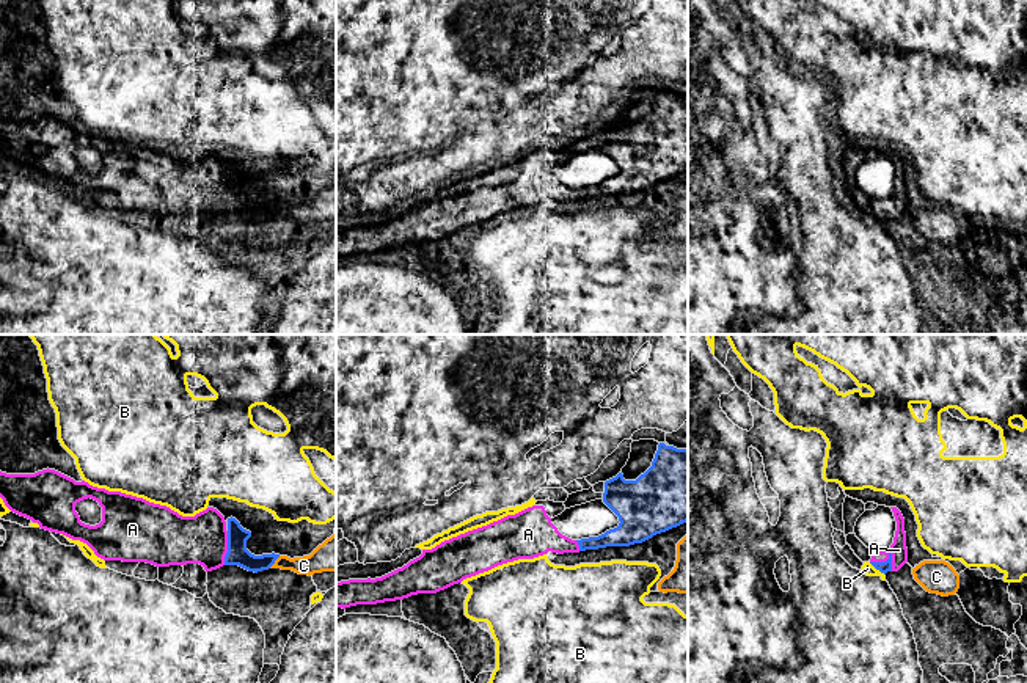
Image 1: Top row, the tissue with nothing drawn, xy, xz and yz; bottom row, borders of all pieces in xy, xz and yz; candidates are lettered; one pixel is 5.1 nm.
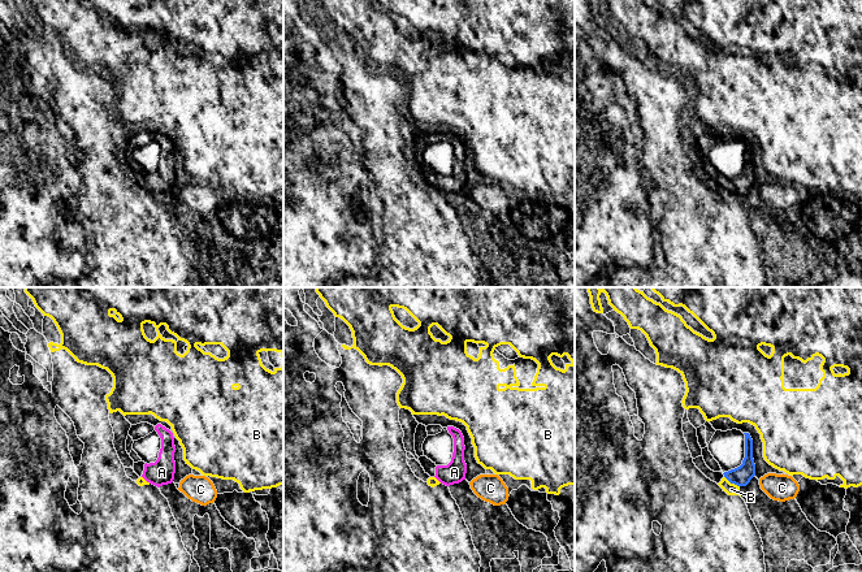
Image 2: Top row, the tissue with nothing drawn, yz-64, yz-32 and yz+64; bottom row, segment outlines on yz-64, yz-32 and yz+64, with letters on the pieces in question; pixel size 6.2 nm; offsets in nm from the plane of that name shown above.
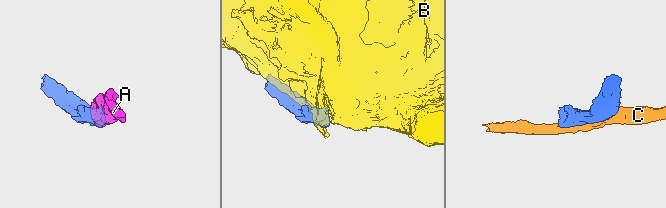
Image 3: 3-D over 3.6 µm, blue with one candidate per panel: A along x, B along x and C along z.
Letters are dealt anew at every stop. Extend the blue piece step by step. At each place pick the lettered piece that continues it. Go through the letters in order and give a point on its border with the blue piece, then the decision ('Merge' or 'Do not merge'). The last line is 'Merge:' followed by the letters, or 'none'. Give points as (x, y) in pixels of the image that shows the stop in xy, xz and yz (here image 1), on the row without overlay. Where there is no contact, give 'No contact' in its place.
A: Touches blue at yz (881, 211). Merge
B: Touches blue at yz (877, 217). Do not merge
C: Touches blue at xy (274, 211). Do not merge
Merge: A

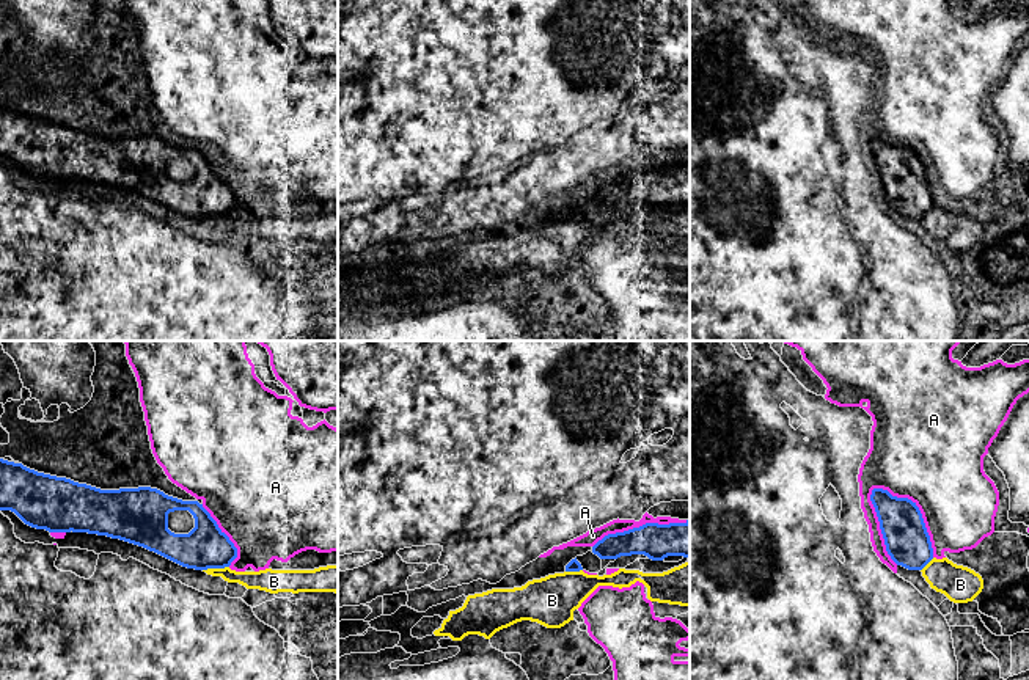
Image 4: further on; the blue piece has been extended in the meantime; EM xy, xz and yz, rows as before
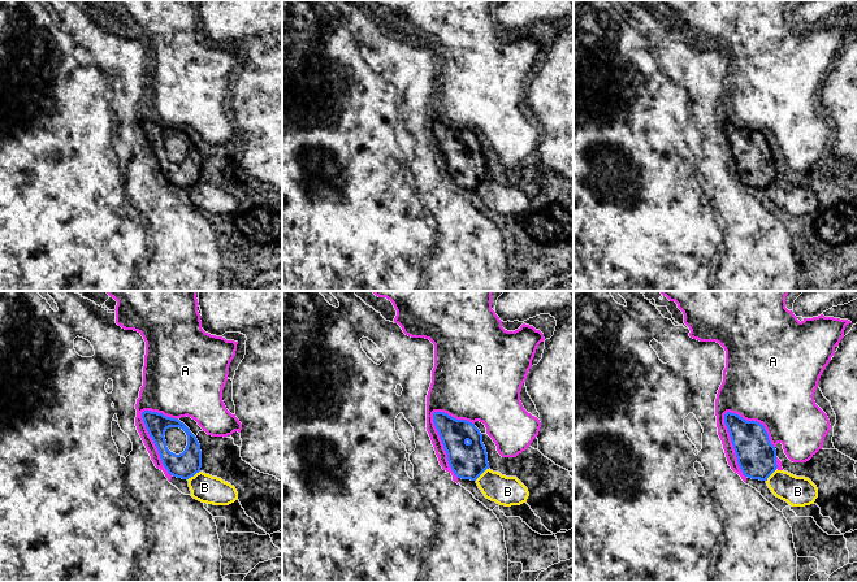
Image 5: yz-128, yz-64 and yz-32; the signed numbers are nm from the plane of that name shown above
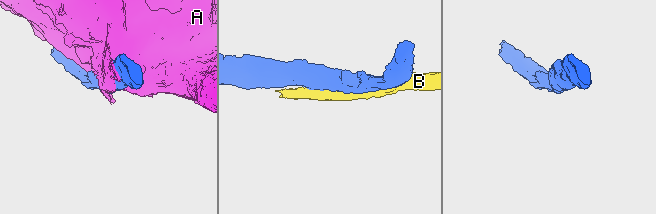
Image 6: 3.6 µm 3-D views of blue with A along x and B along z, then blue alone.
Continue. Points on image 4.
A: Touches blue at yz (919, 159). Do not merge
B: Touches blue at xy (216, 215). Do not merge
Merge: none

